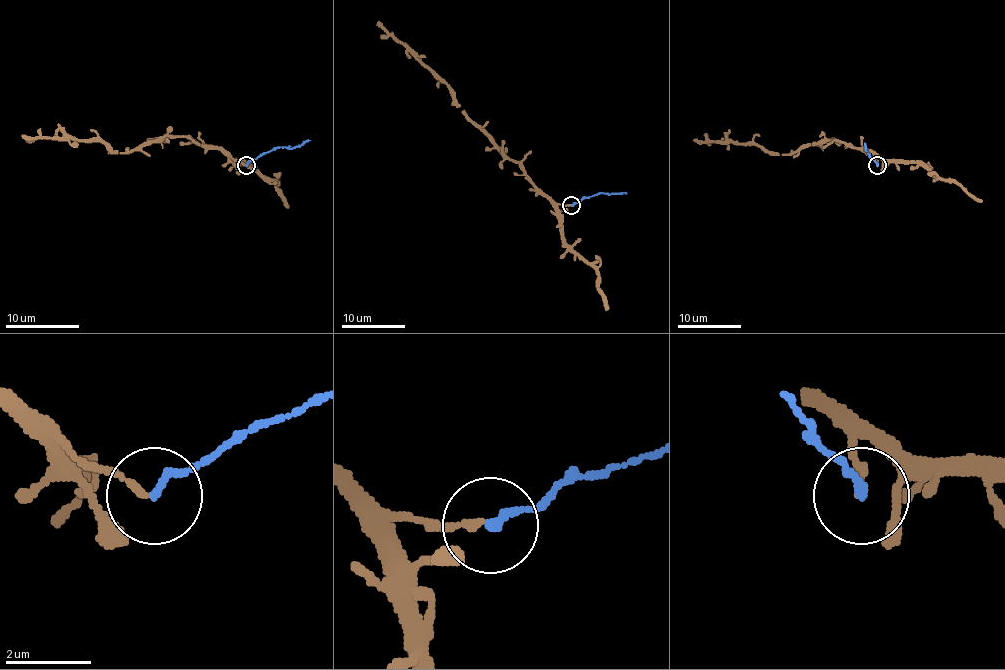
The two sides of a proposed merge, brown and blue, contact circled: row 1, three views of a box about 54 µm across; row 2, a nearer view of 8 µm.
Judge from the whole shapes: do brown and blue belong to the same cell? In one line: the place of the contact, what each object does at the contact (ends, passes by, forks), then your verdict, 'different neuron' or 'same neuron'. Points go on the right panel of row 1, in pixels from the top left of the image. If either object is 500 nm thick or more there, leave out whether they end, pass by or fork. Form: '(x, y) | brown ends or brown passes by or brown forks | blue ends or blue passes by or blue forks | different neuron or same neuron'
(877, 165) | brown ends | blue ends | different neuron

